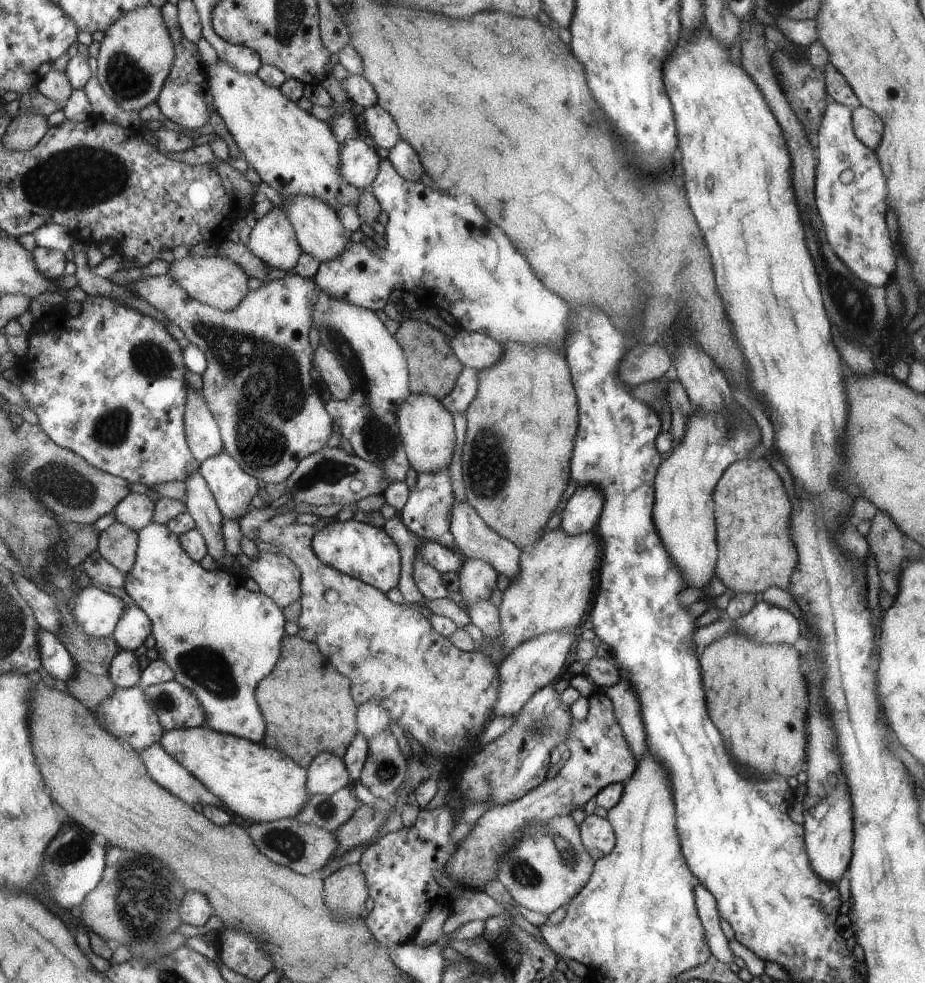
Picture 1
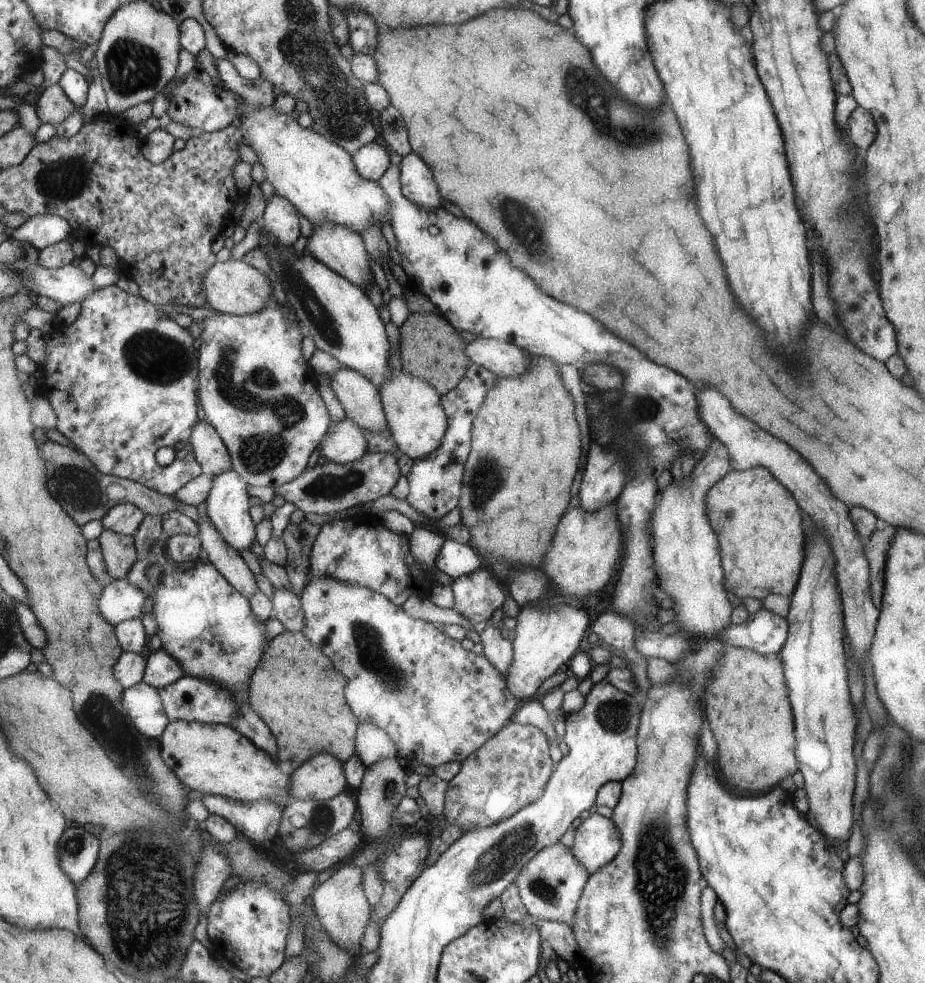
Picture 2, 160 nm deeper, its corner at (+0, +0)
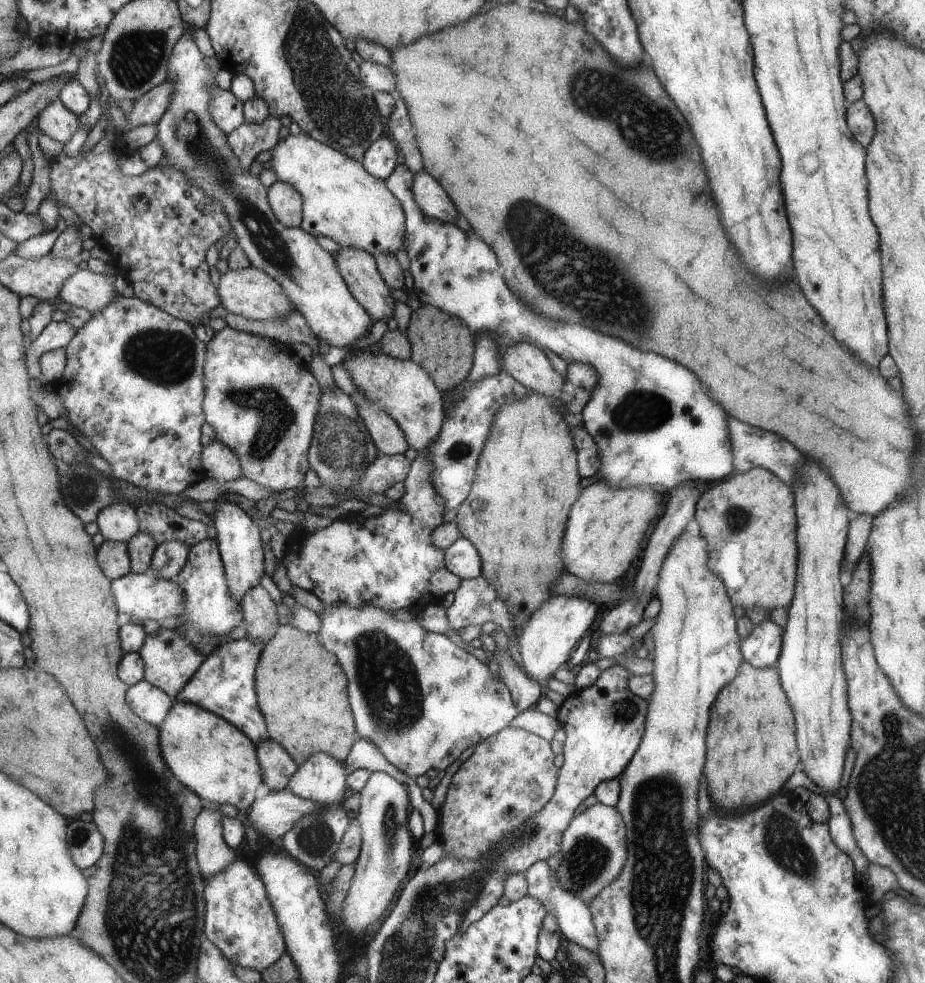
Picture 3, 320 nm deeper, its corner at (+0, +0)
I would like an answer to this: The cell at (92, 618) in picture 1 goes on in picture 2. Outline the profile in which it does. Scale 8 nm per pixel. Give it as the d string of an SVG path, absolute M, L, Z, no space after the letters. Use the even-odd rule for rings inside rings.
M114 579L103 589L99 606L103 617L115 627L122 621L142 620L146 598L147 592L128 579Z

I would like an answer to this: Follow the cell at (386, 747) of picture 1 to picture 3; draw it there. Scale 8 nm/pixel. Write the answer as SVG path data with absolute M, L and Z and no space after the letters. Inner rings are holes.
M374 771L370 775L370 780L360 791L360 798L360 809L356 821L361 830L361 849L354 862L355 873L350 890L343 902L341 924L344 925L350 936L353 936L356 940L365 938L365 942L367 942L374 929L382 924L382 920L388 916L388 913L396 904L397 896L401 891L400 884L406 880L406 876L410 872L410 864L414 864L412 862L414 840L412 840L408 826L406 826L410 800L408 800L408 792L406 792L404 784L400 784L399 779L382 771Z

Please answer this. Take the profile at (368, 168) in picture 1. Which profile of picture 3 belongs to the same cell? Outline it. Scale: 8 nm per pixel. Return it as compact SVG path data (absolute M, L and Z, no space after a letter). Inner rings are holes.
M384 135L374 142L360 160L368 172L376 178L386 180L398 164L398 150L392 144L390 136Z

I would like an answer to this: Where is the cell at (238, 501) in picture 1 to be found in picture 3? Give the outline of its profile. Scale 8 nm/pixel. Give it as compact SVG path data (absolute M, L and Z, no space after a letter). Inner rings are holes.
M221 499L217 500L215 517L211 524L215 526L218 533L216 542L218 542L220 554L222 554L223 566L226 568L227 583L231 589L231 595L241 606L245 594L253 586L260 585L260 578L265 574L264 534L256 526L251 516L238 505Z

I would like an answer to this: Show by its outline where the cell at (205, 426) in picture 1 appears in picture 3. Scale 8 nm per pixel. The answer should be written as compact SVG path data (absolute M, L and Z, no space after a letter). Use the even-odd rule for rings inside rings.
M216 439L203 450L203 467L206 476L214 480L235 481L244 477L238 455Z

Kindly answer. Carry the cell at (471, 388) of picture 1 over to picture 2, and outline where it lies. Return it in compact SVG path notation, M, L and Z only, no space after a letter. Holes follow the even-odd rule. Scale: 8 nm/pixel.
M471 363L459 385L443 396L443 407L447 411L450 428L441 445L426 457L416 459L407 475L409 493L405 499L417 512L430 519L440 519L458 506L462 496L466 464L471 452L475 418L479 416L479 410L488 398L489 391L494 389L498 382L498 376L492 371Z

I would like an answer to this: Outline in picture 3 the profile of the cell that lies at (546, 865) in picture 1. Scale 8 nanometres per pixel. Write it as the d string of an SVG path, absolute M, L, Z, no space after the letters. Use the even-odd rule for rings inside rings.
M540 861L531 866L526 871L527 882L529 884L528 895L539 898L546 907L547 912L552 911L556 915L560 933L569 942L575 942L578 946L598 954L600 946L600 938L597 935L597 928L594 923L594 918L591 914L591 909L585 905L582 899L577 895L573 895L569 891L565 891L559 885L559 875L550 877L550 868L546 861Z

